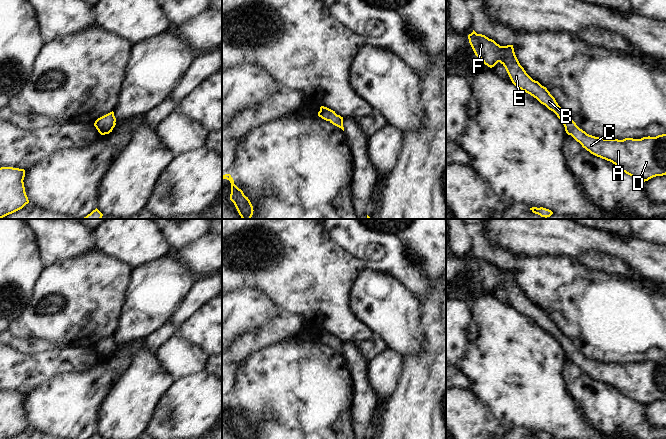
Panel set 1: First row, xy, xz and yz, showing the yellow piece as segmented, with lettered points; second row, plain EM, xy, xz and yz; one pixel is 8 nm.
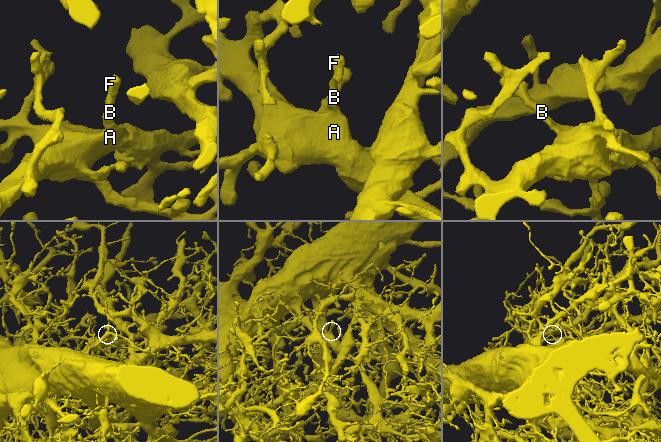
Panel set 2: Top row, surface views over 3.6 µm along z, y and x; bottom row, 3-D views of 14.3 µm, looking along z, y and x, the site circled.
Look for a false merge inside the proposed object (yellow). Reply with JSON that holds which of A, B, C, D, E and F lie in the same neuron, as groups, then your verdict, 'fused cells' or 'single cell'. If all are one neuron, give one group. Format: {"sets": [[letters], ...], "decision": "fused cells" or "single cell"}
{"sets": [["A", "B", "C", "D", "E", "F"]], "decision": "single cell"}

